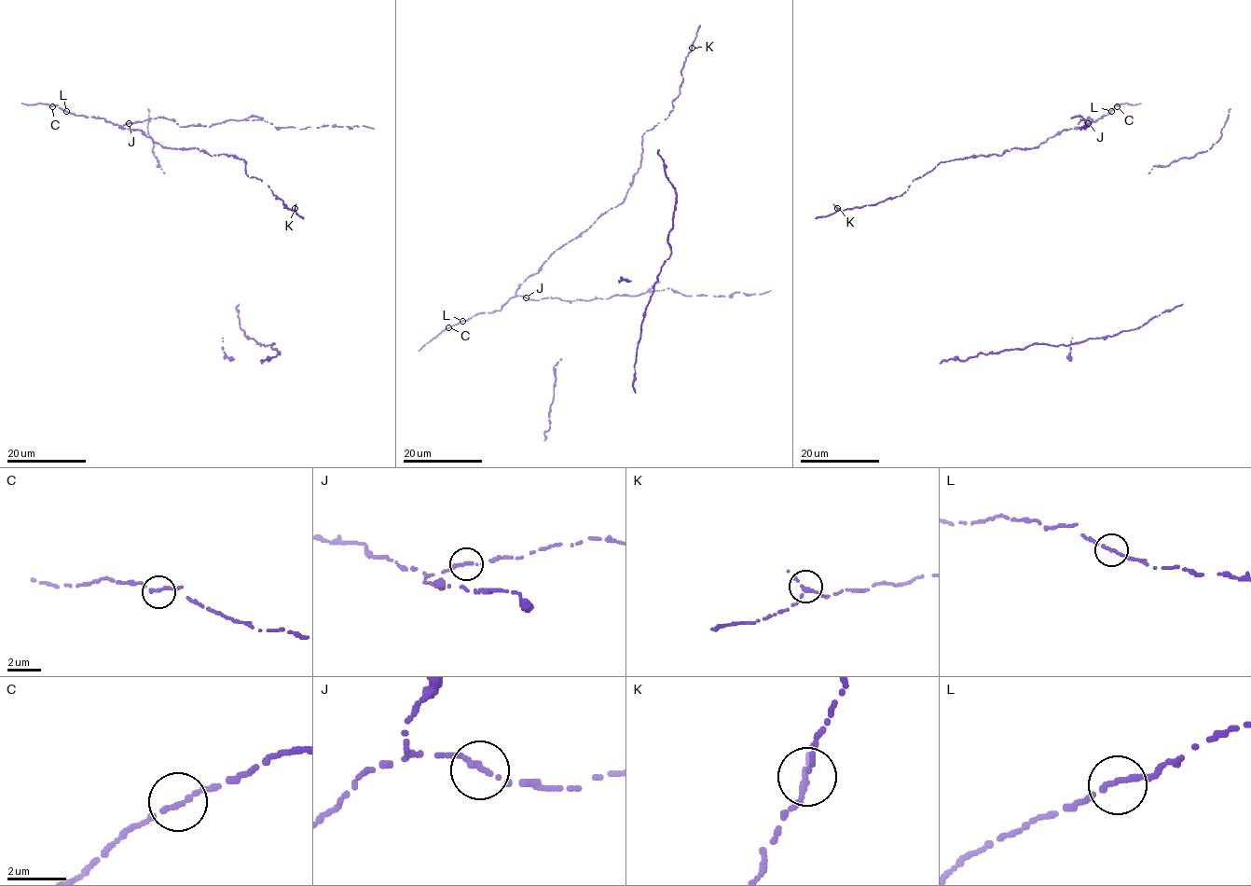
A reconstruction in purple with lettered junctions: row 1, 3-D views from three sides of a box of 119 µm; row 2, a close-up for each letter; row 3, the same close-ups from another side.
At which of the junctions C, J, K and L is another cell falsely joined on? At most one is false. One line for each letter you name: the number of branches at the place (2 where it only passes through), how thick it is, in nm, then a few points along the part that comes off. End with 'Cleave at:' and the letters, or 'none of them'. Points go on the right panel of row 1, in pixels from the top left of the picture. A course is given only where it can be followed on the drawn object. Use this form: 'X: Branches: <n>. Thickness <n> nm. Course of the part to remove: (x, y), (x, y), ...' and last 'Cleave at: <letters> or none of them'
Cleave at: none of them

